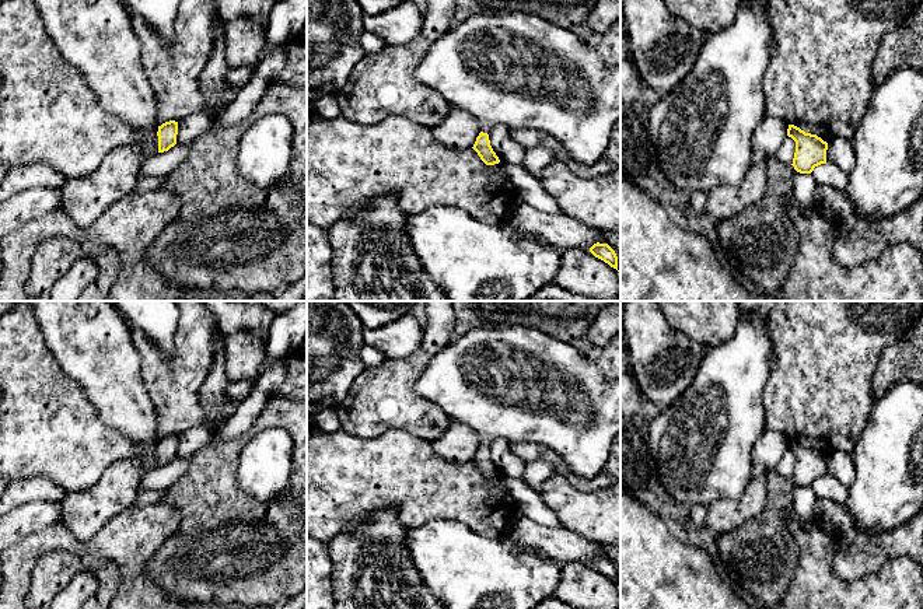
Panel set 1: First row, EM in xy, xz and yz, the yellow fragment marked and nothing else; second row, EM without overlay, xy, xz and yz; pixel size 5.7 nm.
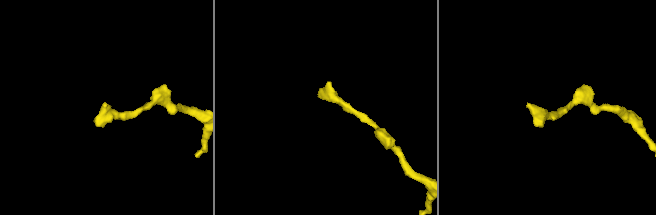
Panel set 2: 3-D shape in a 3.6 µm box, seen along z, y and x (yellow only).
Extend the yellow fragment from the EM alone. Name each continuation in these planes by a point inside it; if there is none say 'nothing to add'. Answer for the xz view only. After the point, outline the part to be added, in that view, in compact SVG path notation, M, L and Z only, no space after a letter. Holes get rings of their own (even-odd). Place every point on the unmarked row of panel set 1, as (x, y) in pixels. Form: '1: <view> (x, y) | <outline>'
1: xz (518, 384) | M524 325L504 329L472 329L454 339L429 363L415 385L419 396L438 405L455 423L466 424L489 447L494 438L548 447L562 456L567 472L592 479L606 463L620 431L620 378L605 378L576 347Z

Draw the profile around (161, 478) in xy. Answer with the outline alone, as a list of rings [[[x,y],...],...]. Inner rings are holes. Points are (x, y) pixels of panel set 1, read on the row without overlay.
[[[175,458],[168,465],[157,466],[143,475],[140,490],[164,490],[179,480],[188,470],[190,459]]]

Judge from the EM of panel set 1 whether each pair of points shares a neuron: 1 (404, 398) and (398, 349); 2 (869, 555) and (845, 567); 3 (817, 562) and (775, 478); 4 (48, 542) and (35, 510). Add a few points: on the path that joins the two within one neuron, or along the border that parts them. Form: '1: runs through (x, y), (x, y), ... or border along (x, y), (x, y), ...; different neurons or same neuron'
1: border along (422, 335), (420, 345), (412, 353), (387, 360); different neurons
2: runs through (863, 555), (859, 555), (850, 563); same neuron
3: border along (786, 511), (785, 525), (796, 543); different neurons
4: border along (62, 522), (53, 522), (32, 531), (14, 545); different neurons

